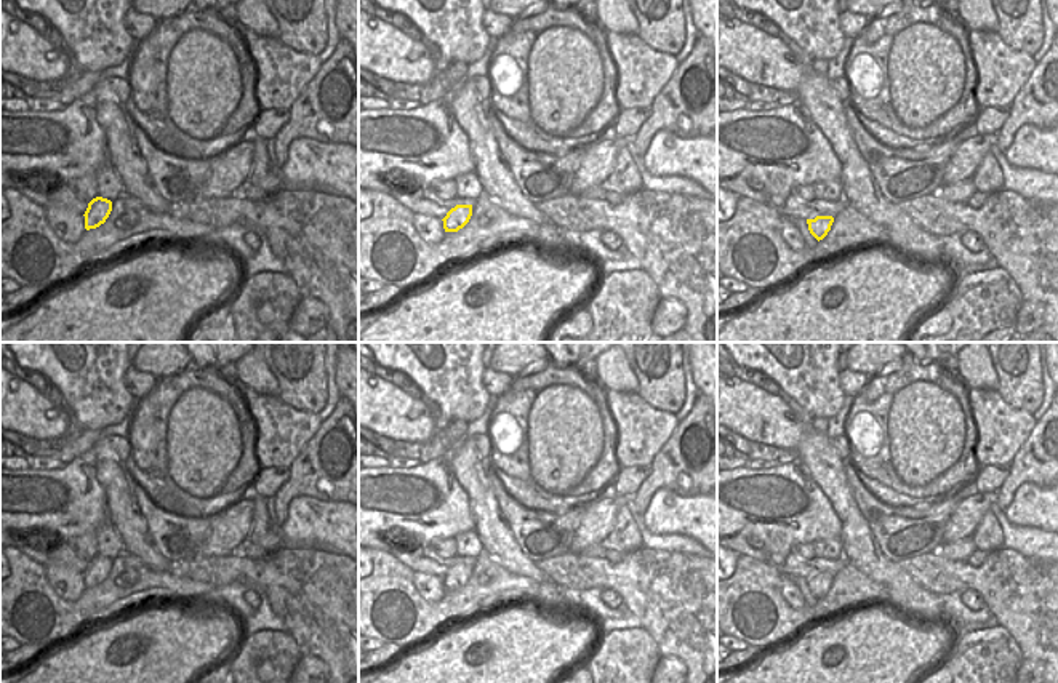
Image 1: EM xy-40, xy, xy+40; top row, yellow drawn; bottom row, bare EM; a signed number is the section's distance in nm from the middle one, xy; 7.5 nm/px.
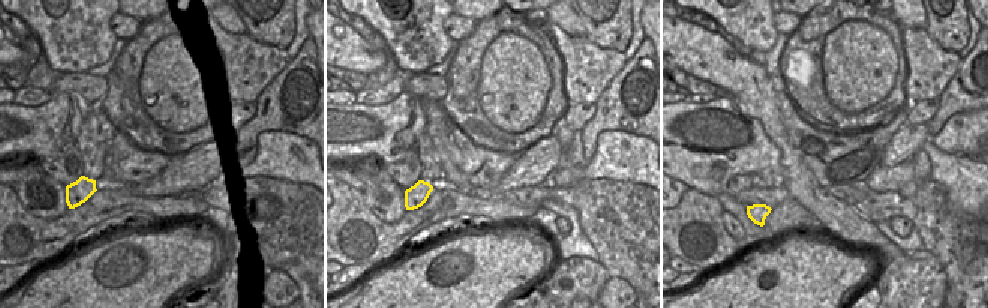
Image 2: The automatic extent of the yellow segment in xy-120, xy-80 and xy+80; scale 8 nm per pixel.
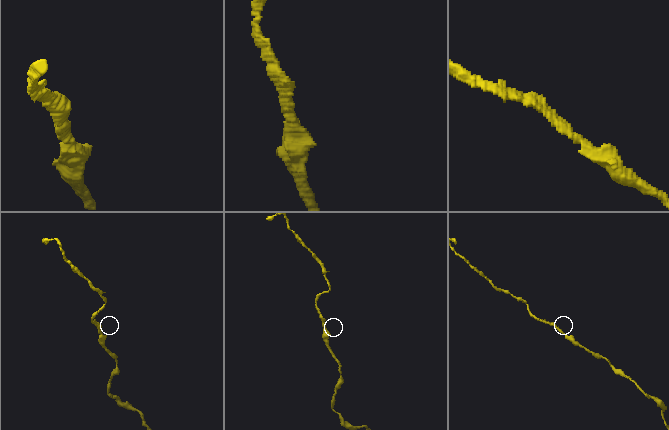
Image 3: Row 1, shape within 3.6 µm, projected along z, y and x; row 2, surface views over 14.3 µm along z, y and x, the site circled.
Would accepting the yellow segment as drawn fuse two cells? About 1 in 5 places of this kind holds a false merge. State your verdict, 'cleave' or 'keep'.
keep

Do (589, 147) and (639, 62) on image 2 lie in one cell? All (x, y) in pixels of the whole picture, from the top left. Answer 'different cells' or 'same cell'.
same cell

